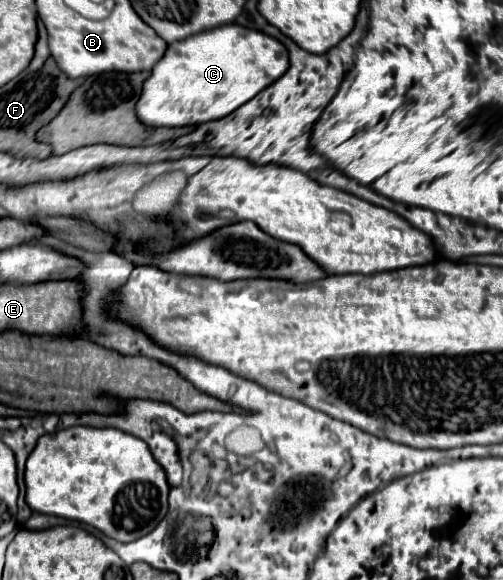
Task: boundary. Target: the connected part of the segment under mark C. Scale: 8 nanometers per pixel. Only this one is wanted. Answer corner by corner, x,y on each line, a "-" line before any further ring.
226,24
194,34
182,42
172,42
164,58
154,66
142,88
138,118
146,126
198,126
220,120
276,82
288,66
286,46
254,28

